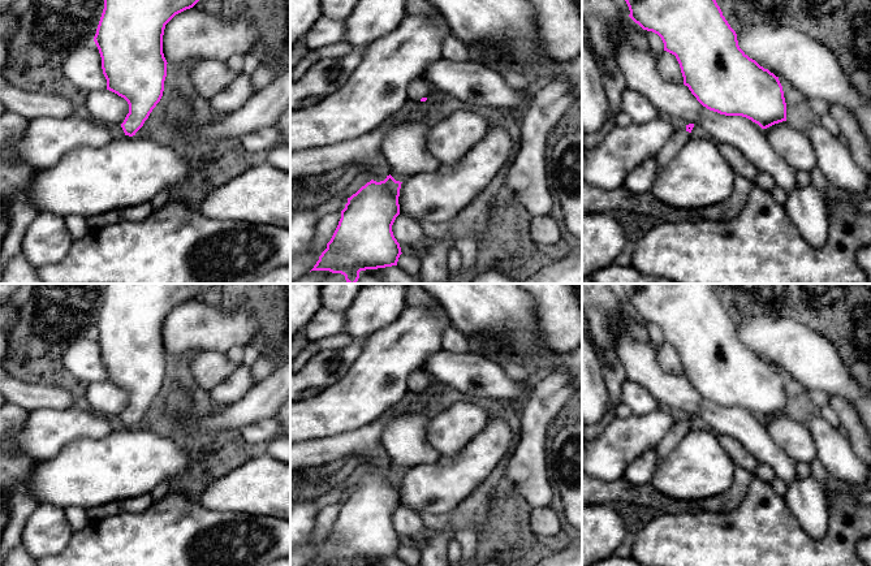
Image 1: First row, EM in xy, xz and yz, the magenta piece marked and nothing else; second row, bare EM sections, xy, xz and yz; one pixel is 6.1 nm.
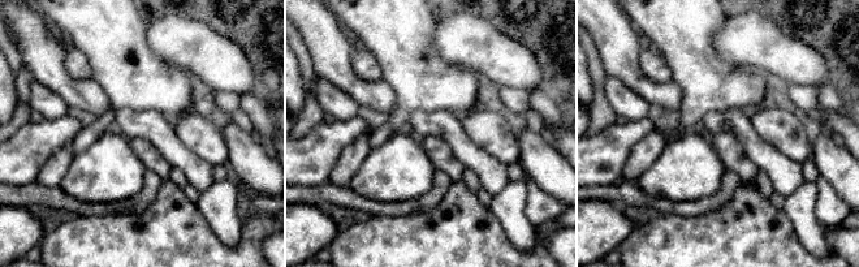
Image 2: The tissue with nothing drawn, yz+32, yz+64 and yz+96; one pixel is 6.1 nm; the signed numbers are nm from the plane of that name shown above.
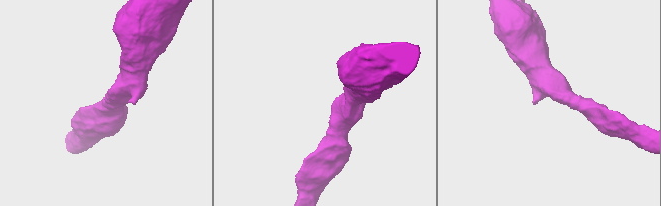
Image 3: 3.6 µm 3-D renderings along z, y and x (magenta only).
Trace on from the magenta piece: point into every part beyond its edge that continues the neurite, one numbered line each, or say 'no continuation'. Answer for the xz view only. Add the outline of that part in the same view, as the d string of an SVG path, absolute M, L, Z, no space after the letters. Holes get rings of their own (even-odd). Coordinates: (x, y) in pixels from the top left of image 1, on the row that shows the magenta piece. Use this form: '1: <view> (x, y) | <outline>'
1: xz (418, 89) | M418 78L410 82L409 86L409 99L411 101L421 101L422 98L427 98L428 85L424 78Z

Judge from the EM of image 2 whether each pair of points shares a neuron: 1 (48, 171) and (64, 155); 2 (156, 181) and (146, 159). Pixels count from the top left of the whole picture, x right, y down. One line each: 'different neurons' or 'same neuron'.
1: same neuron
2: different neurons

